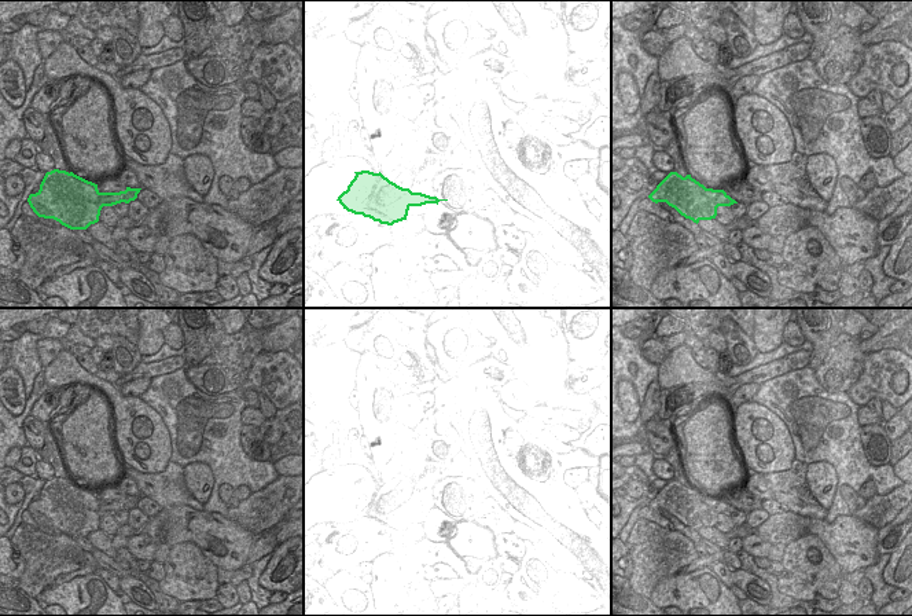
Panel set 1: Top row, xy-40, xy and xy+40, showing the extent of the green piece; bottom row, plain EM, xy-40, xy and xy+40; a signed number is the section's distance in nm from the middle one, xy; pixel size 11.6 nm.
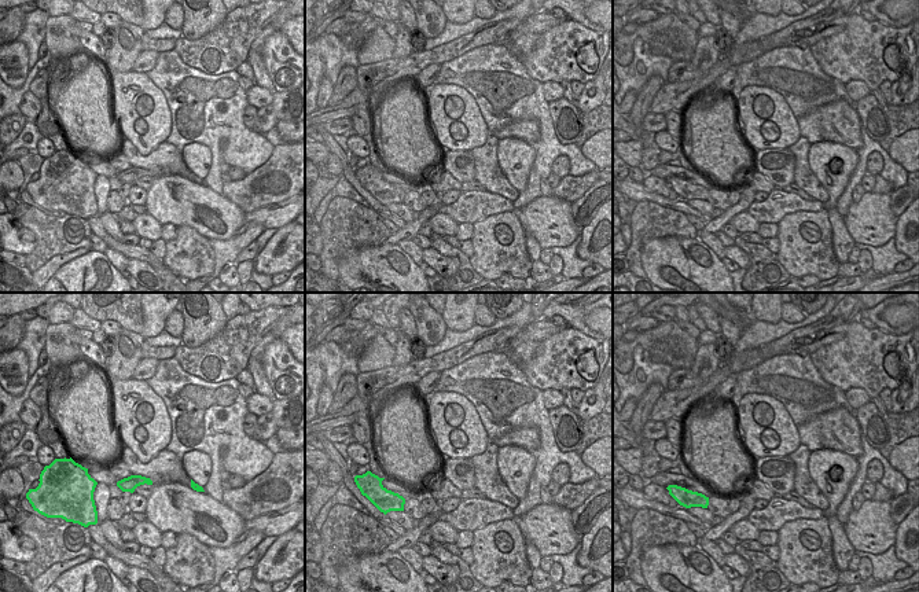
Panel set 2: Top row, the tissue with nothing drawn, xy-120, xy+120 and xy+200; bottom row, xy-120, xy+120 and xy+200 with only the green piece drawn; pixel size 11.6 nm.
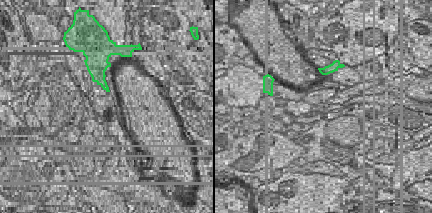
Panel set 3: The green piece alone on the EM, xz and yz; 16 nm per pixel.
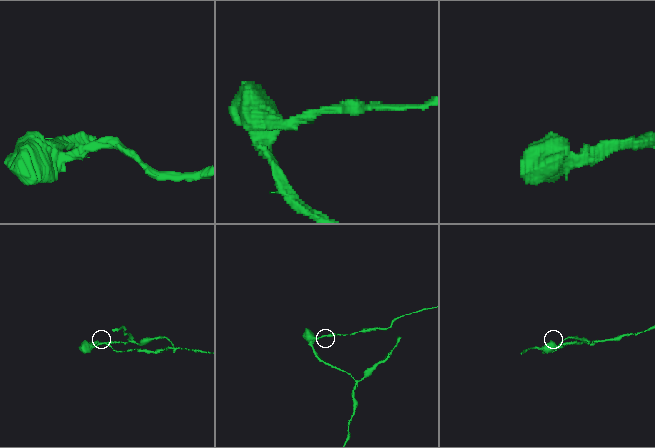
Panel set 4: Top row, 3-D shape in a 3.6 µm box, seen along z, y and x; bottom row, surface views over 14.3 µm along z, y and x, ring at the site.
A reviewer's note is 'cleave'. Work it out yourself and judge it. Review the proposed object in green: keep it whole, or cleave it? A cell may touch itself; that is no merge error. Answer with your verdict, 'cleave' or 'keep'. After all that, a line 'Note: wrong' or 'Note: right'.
cleave
Note: right

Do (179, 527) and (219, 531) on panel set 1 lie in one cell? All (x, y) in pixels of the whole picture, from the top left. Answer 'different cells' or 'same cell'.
same cell

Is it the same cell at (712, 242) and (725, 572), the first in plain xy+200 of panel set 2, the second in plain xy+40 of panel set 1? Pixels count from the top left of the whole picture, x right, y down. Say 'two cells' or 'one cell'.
one cell

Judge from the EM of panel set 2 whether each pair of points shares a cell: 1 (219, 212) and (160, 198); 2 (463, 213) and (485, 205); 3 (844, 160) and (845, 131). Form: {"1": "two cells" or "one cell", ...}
{"1": "one cell", "2": "one cell", "3": "two cells"}

